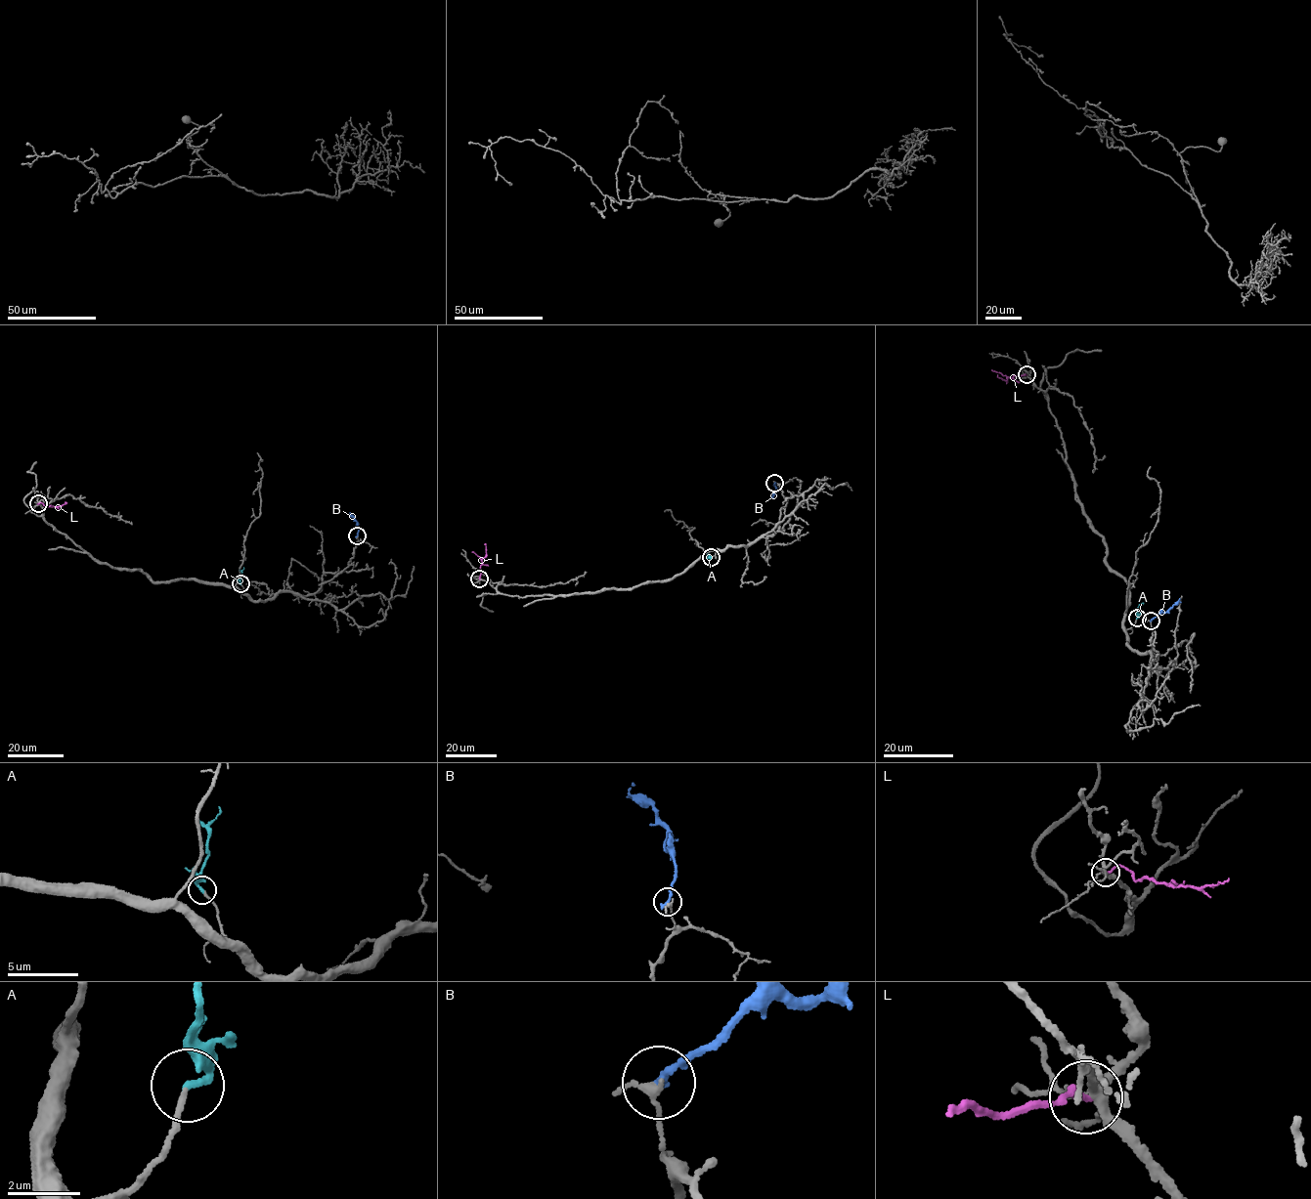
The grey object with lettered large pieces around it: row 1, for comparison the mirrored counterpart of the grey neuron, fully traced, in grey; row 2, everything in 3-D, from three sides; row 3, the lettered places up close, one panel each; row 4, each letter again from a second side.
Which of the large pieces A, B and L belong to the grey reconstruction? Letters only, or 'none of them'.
A

